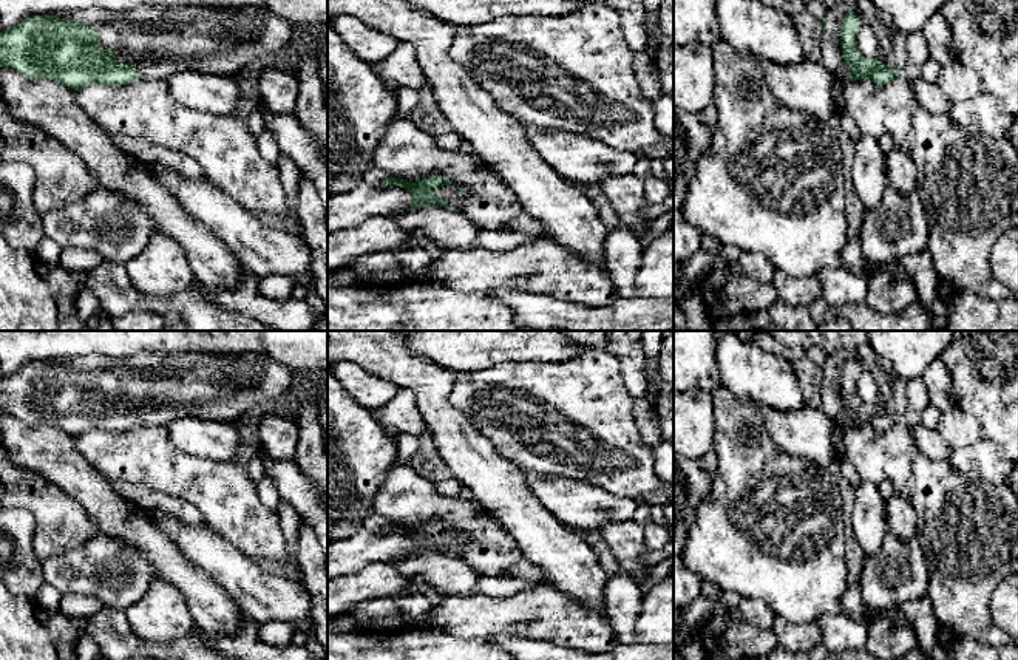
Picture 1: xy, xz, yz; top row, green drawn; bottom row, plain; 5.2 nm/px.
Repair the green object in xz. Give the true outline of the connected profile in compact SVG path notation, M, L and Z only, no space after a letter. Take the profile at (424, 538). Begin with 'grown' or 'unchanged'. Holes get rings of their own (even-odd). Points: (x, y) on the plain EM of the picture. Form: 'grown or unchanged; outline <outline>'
unchanged; outline M434 521L428 526L422 526L422 527L417 527L417 529L411 529L411 527L406 527L406 526L389 522L380 532L382 533L399 532L399 533L406 535L414 544L414 550L408 556L422 555L425 552L442 552L442 553L451 555L454 558L459 558L456 553L450 552L446 546L440 547L436 543L436 538L440 533L450 532L450 530L451 529L446 524L443 524L442 521Z

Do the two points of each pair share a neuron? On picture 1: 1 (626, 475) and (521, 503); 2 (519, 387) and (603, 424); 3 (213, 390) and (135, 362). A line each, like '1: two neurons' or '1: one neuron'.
1: two neurons
2: one neuron
3: one neuron

